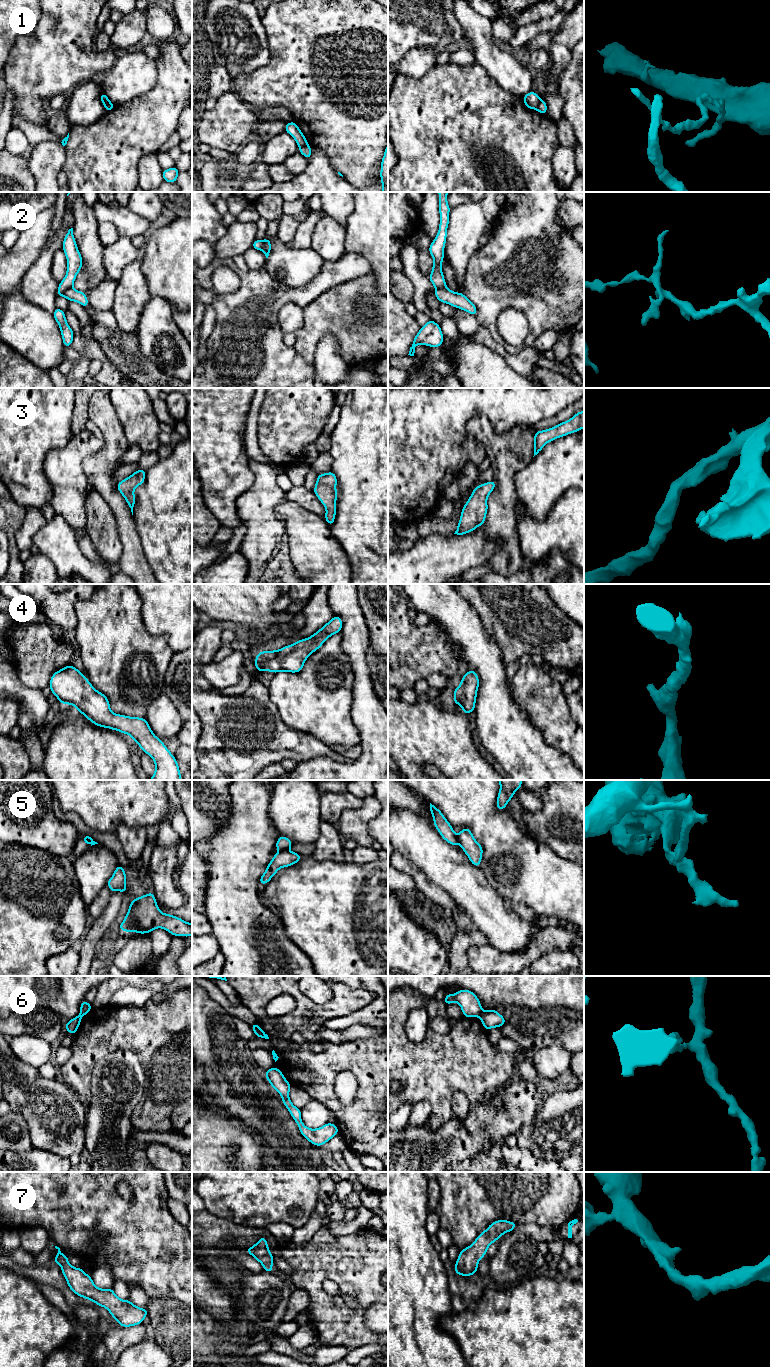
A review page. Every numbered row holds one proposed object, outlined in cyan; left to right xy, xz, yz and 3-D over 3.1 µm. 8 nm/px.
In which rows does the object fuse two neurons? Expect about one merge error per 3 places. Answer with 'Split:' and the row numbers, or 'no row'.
Split: 1, 2, 5, 6

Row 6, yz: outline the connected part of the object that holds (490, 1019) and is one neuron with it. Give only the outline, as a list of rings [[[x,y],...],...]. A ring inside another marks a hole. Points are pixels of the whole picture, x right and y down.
[[[496,1009],[484,1011],[480,1016],[480,1020],[484,1029],[487,1031],[491,1028],[500,1028],[507,1021],[501,1014],[496,1011]]]

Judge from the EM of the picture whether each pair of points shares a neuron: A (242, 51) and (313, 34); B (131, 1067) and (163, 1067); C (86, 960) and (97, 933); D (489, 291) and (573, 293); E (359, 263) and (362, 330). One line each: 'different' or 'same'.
A: different
B: different
C: same
D: same
E: different

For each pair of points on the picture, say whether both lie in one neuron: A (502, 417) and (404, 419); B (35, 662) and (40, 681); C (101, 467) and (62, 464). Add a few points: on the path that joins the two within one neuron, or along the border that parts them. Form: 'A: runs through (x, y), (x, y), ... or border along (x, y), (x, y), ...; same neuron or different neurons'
A: runs through (478, 407), (428, 407); same neuron
B: runs through (35, 667), (38, 676); same neuron
C: border along (99, 449), (83, 462), (83, 472), (87, 479); different neurons

